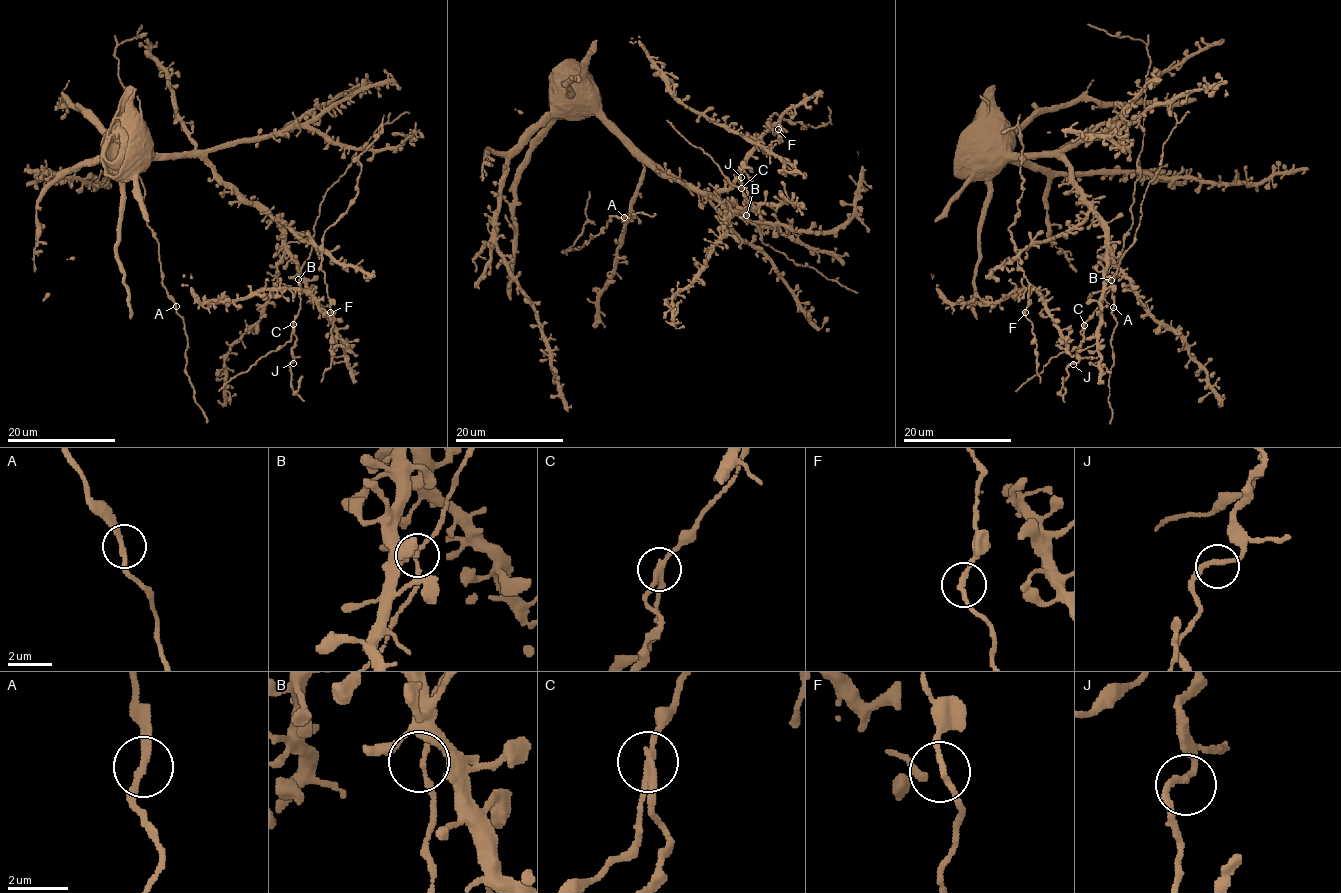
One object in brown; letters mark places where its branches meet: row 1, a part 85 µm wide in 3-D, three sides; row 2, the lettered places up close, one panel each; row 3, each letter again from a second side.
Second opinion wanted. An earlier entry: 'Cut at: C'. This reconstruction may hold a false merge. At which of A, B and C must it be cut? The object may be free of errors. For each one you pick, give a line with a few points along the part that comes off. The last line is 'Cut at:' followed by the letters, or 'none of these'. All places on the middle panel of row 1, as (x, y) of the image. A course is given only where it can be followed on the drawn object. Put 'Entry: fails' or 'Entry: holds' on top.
Entry: holds
Cut at: C

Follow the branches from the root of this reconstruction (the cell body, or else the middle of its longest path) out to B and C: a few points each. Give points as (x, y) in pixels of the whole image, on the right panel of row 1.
B: (964, 160), (980, 153), (1058, 156), (1068, 167), (1088, 209), (1105, 233), (1105, 276), (1111, 280)
C: (964, 160), (980, 153), (1036, 153), (1058, 156), (1068, 167), (1105, 233), (1105, 276), (1111, 282), (1083, 325)

